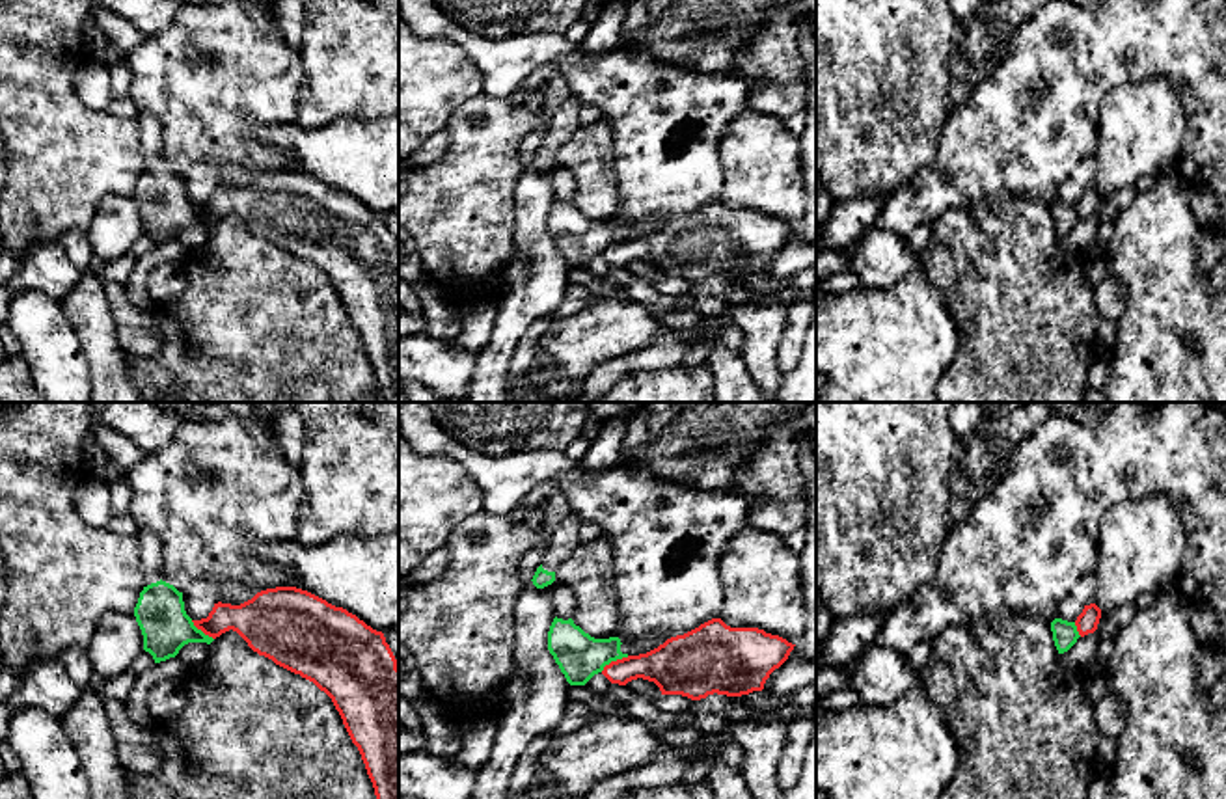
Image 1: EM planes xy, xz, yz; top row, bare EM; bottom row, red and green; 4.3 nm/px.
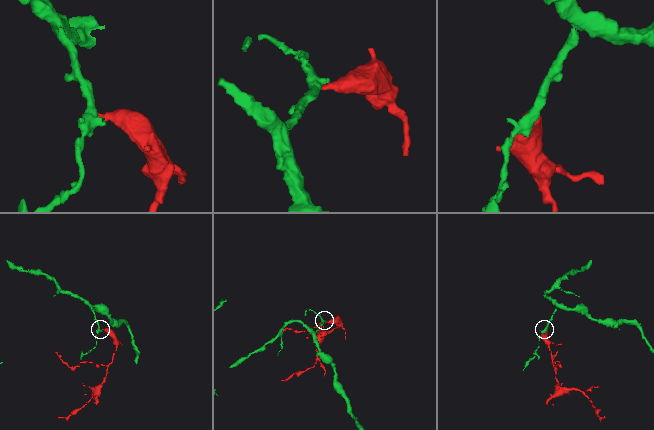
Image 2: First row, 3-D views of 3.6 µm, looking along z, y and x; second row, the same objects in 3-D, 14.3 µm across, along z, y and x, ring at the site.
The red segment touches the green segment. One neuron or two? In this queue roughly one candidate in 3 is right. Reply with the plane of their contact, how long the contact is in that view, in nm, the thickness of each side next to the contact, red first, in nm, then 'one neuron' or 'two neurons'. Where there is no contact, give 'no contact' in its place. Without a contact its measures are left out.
xz | 140 nm | 200/200 nm | two neurons

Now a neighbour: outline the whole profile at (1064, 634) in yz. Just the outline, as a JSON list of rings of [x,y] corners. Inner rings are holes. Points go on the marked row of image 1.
[[[1055,618],[1051,622],[1051,631],[1053,631],[1053,641],[1055,641],[1058,654],[1068,652],[1081,637],[1075,622],[1068,622],[1062,618]]]

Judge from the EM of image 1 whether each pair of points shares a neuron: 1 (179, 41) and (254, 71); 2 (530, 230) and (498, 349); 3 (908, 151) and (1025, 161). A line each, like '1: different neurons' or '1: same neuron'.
1: same neuron
2: same neuron
3: different neurons

